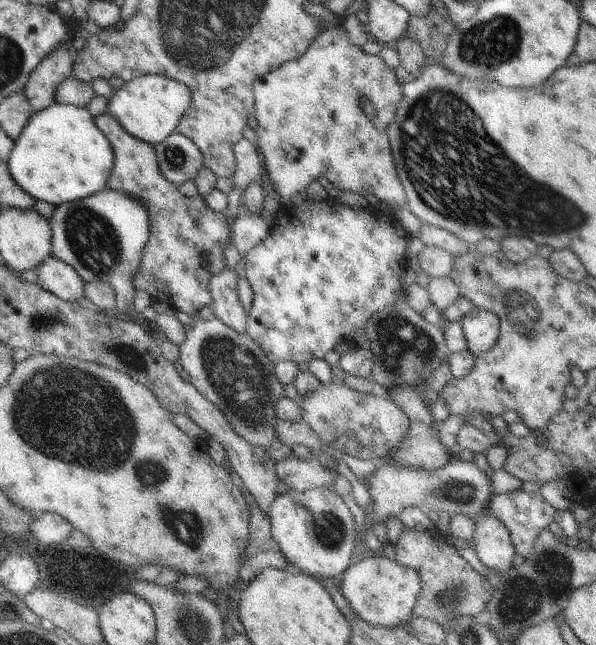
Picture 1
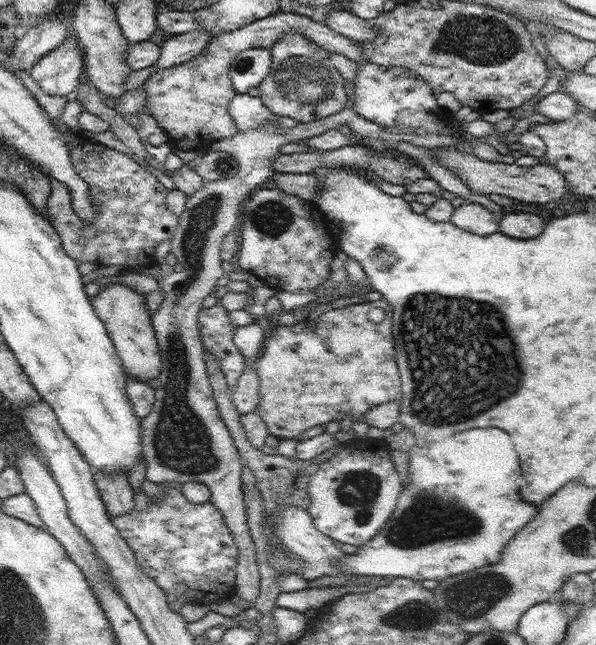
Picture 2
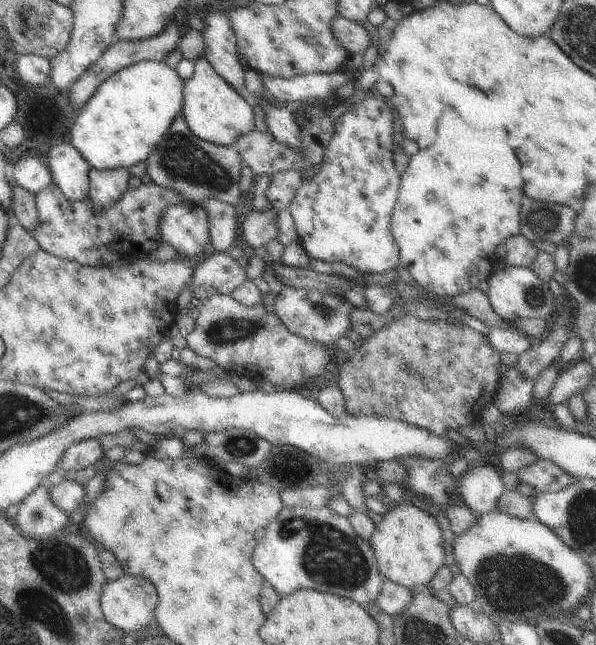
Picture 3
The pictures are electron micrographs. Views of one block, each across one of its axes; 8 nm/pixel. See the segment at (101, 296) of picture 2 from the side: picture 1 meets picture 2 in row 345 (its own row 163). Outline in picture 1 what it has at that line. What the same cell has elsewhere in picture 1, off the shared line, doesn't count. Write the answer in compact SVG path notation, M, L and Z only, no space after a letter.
M108 112L96 116L94 122L114 150L114 168L105 188L142 200L150 218L150 238L142 250L134 288L148 292L153 302L166 302L196 319L202 308L212 304L209 279L227 265L224 248L231 238L228 220L222 212L208 208L202 195L184 196L162 174L154 145L130 136Z

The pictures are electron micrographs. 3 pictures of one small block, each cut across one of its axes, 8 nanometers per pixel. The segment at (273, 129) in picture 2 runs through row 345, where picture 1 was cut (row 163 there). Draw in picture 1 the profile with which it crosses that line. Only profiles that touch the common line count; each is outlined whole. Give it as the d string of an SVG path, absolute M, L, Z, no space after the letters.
M180 132L170 134L154 150L162 174L177 187L193 180L203 166L203 154L198 146Z

